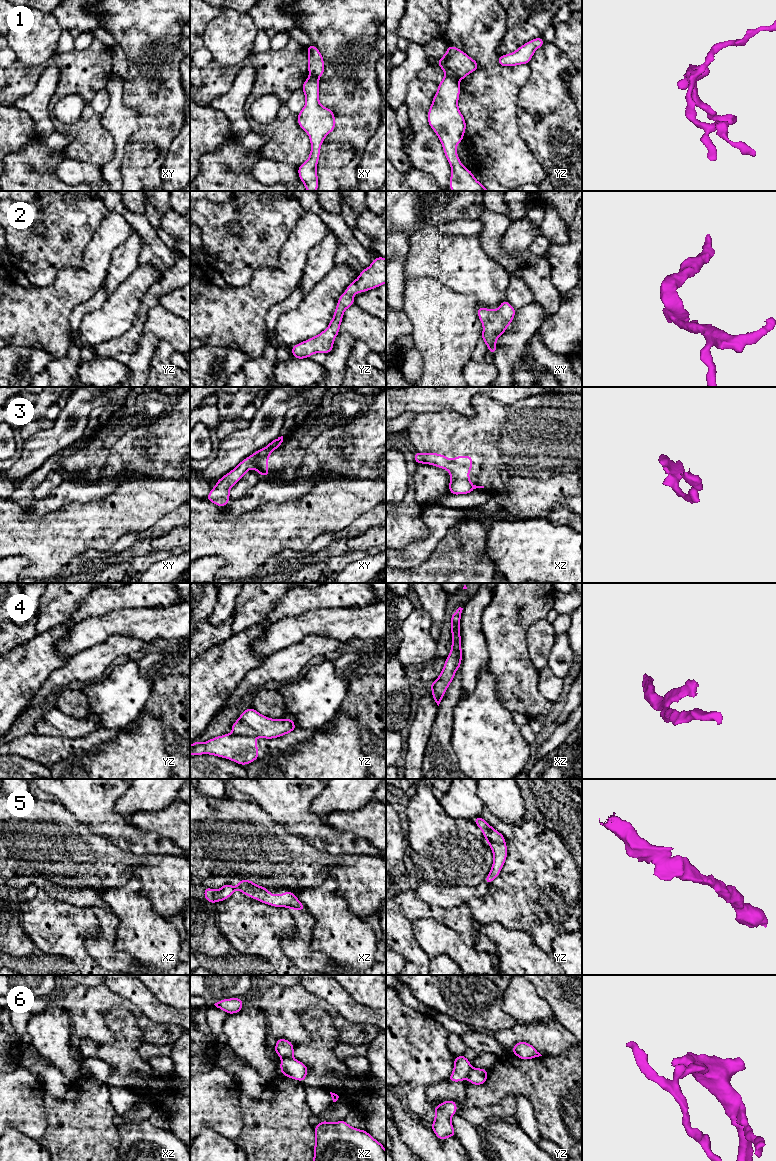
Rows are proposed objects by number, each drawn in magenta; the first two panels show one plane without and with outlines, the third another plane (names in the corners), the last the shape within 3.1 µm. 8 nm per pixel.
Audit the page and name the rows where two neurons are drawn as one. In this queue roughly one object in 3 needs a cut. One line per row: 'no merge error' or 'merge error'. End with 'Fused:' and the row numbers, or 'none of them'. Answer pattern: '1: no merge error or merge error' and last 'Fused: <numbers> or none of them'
1: merge error
2: no merge error
3: merge error
4: merge error
5: no merge error
6: merge error
Fused: 1, 3, 4, 6

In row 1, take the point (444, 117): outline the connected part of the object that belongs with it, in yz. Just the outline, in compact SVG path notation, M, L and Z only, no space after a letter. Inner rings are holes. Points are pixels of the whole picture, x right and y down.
M445 76L428 110L428 123L442 143L444 154L451 165L450 190L489 191L461 164L456 151L466 130L465 119L458 108L459 94L459 80Z

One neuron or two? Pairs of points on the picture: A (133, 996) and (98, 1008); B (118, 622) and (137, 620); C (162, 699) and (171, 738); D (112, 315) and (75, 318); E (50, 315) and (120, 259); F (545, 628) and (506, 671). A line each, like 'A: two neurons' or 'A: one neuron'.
A: two neurons
B: one neuron
C: one neuron
D: two neurons
E: two neurons
F: two neurons

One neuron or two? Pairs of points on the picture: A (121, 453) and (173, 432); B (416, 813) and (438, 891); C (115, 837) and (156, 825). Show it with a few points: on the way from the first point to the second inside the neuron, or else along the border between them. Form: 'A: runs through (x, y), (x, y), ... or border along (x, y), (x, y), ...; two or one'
A: runs through (134, 444), (147, 434), (160, 434); one
B: border along (421, 879), (435, 885), (461, 886); two
C: border along (124, 819), (141, 830), (154, 831), (162, 836); two

